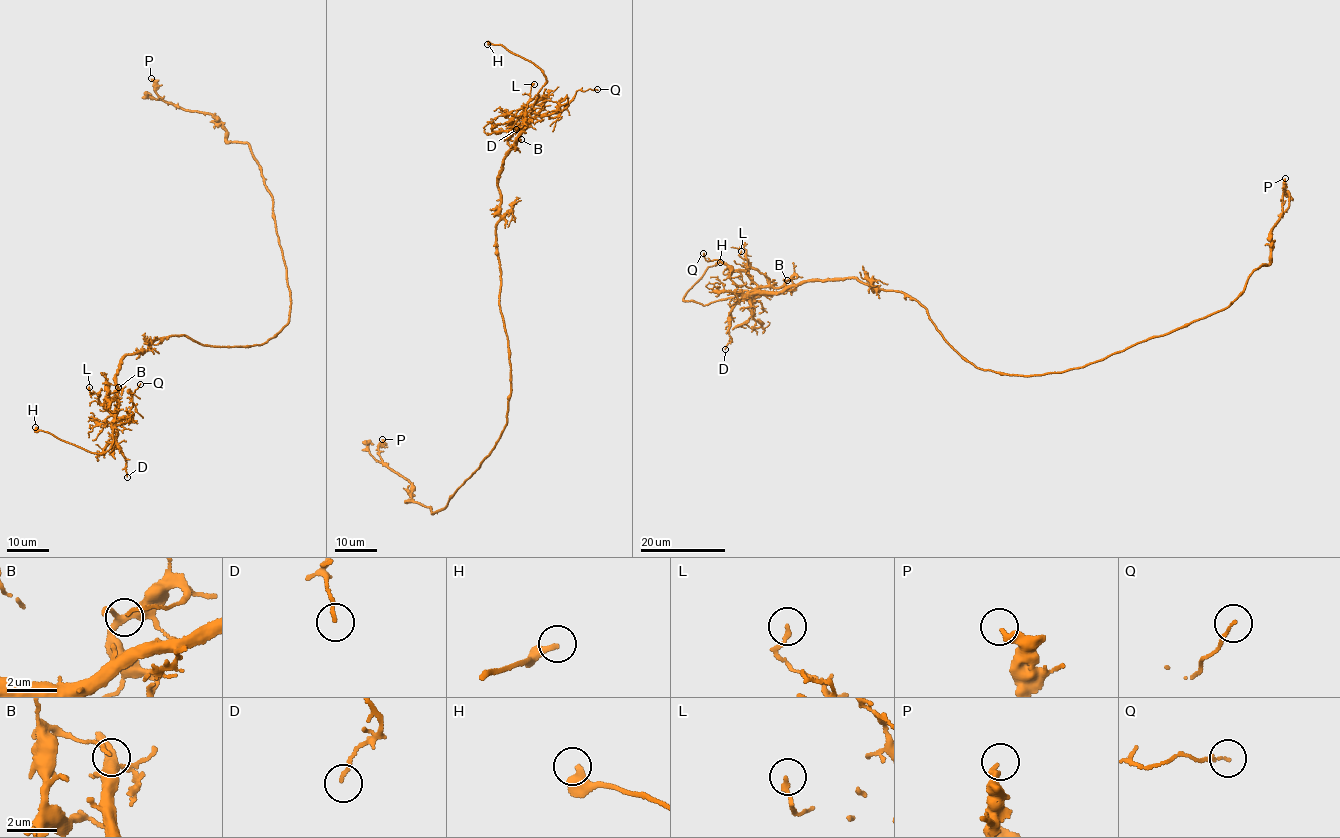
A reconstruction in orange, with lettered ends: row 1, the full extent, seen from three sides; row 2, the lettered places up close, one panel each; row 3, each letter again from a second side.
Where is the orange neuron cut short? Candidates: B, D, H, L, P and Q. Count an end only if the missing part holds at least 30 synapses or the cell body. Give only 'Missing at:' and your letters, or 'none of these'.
Missing at: H

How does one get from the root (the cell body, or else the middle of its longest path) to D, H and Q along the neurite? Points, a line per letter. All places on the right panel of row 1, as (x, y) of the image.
D: (973, 365), (943, 339), (915, 299), (847, 277), (808, 279), (780, 292), (754, 292), (732, 310), (725, 349)
H: (973, 365), (915, 299), (855, 278), (808, 279), (704, 305), (684, 300), (720, 262)
Q: (973, 365), (943, 339), (924, 306), (900, 292), (847, 277), (737, 294), (726, 265), (703, 253)

